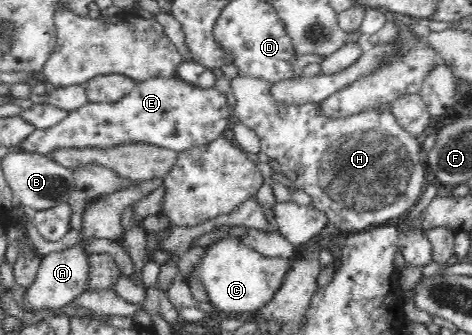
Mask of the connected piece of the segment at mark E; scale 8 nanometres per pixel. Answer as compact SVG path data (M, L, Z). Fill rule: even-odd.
M176 76L170 78L148 78L144 82L137 83L134 90L128 92L122 100L116 103L89 103L79 110L69 112L69 116L58 124L45 130L36 129L30 137L22 142L20 148L24 152L42 154L48 156L54 150L73 148L100 148L106 150L112 146L122 146L122 144L150 144L160 146L176 153L198 146L204 146L215 139L224 136L228 127L228 120L233 115L233 108L228 105L228 100L218 90L212 88L202 88L184 82Z

